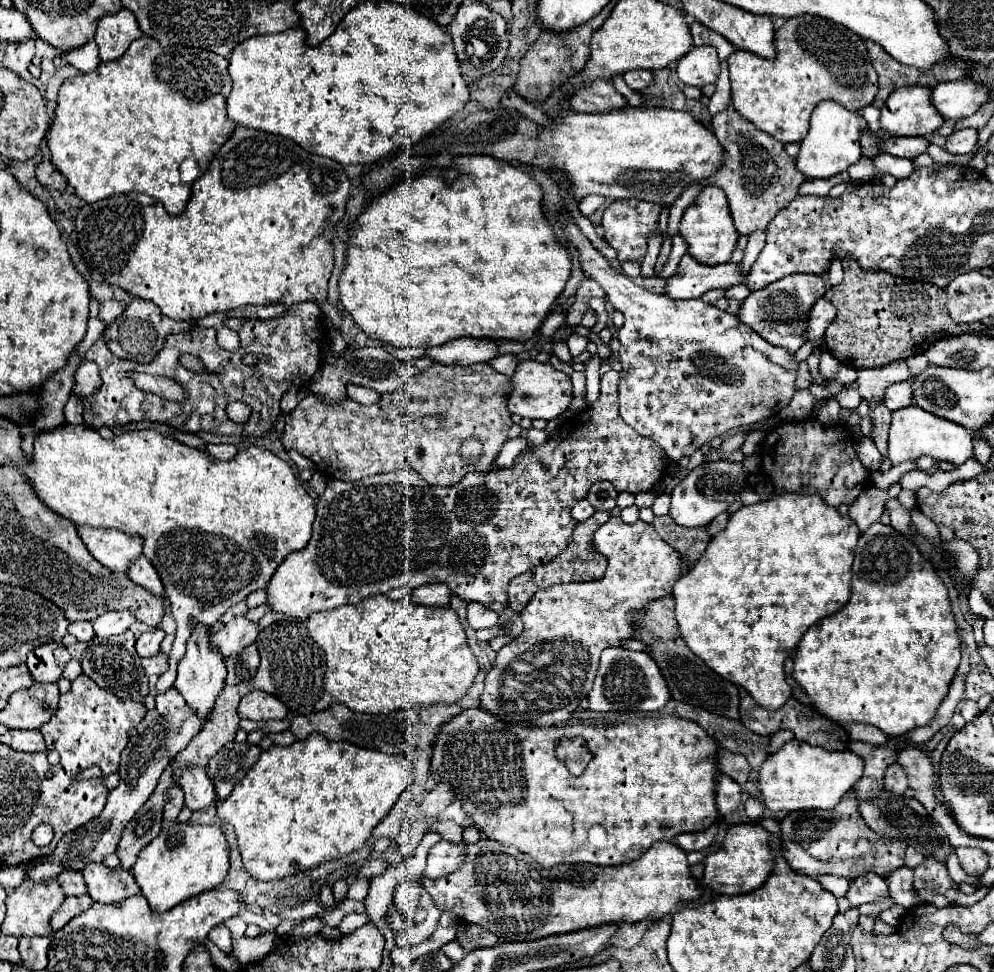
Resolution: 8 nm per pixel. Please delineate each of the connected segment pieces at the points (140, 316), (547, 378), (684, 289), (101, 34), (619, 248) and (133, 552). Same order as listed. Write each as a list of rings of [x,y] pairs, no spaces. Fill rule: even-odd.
[[[133,299],[127,305],[125,313],[107,325],[105,339],[107,339],[107,347],[111,349],[111,353],[115,357],[129,359],[135,363],[149,363],[161,351],[167,335],[187,331],[189,327],[191,325],[187,321],[175,321],[175,319],[169,319],[167,315],[163,315],[159,311],[159,307],[155,307],[155,303],[143,301],[143,299]]]
[[[521,361],[511,377],[511,393],[507,399],[507,409],[519,417],[527,419],[555,419],[559,417],[567,405],[571,403],[573,393],[571,393],[571,381],[569,375],[563,371],[557,371],[549,363],[539,363],[539,361]]]
[[[689,253],[681,259],[675,277],[667,279],[667,297],[671,299],[699,299],[711,289],[729,289],[737,283],[745,283],[739,275],[739,263],[703,265],[695,261]]]
[[[121,9],[119,13],[105,15],[97,25],[95,43],[99,43],[99,57],[101,61],[113,61],[121,57],[131,41],[139,39],[143,33],[135,21],[131,11]]]
[[[617,199],[609,203],[603,211],[603,229],[605,229],[605,241],[617,251],[617,259],[623,261],[635,261],[643,263],[645,253],[647,253],[647,239],[657,231],[657,221],[659,221],[659,211],[661,207],[657,203],[647,203],[639,199]]]
[[[77,527],[77,531],[89,553],[111,571],[125,573],[129,569],[129,563],[141,555],[143,541],[119,529]]]

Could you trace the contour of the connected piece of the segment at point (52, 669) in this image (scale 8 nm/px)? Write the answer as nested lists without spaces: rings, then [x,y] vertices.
[[[47,643],[35,647],[27,657],[27,667],[37,683],[55,683],[61,679],[63,667],[69,663],[71,655],[61,643]]]

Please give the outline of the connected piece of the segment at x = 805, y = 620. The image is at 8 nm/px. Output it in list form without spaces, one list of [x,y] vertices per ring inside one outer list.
[[[783,493],[783,495],[777,495],[769,501],[761,501],[761,503],[755,503],[755,505],[741,507],[739,511],[735,511],[731,515],[727,527],[717,537],[713,537],[709,541],[703,557],[693,565],[693,569],[687,575],[683,575],[673,587],[673,595],[675,595],[675,603],[677,603],[675,605],[675,617],[677,617],[677,623],[679,623],[679,629],[681,629],[681,635],[683,635],[685,643],[717,675],[721,675],[723,679],[747,689],[759,705],[763,705],[765,709],[779,709],[793,695],[791,685],[785,681],[785,671],[783,671],[785,659],[799,645],[801,637],[805,635],[805,631],[815,621],[819,621],[827,615],[833,615],[835,611],[841,611],[841,607],[851,597],[851,565],[853,565],[853,557],[855,557],[853,551],[855,551],[859,535],[861,535],[861,531],[857,529],[857,525],[849,517],[843,517],[835,507],[827,507],[827,503],[823,503],[823,499],[819,499],[819,495]]]

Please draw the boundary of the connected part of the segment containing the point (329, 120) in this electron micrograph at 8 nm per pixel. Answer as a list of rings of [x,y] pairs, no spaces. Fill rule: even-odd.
[[[365,1],[365,3],[357,5],[343,17],[343,21],[335,29],[335,33],[331,37],[327,37],[319,47],[307,45],[306,33],[299,26],[281,31],[281,33],[273,33],[273,35],[257,35],[257,37],[245,39],[231,53],[229,75],[233,79],[233,91],[227,99],[227,115],[237,125],[273,133],[273,135],[283,135],[283,137],[299,143],[305,151],[335,159],[341,165],[369,165],[369,163],[376,163],[390,156],[399,148],[405,148],[413,143],[415,145],[421,141],[421,137],[425,137],[427,133],[431,133],[433,129],[443,125],[447,119],[451,119],[469,101],[469,87],[461,75],[457,57],[453,51],[453,43],[451,43],[451,37],[447,35],[447,31],[443,27],[439,27],[437,23],[433,23],[431,19],[423,17],[421,13],[415,13],[407,7],[391,3],[391,1]]]

